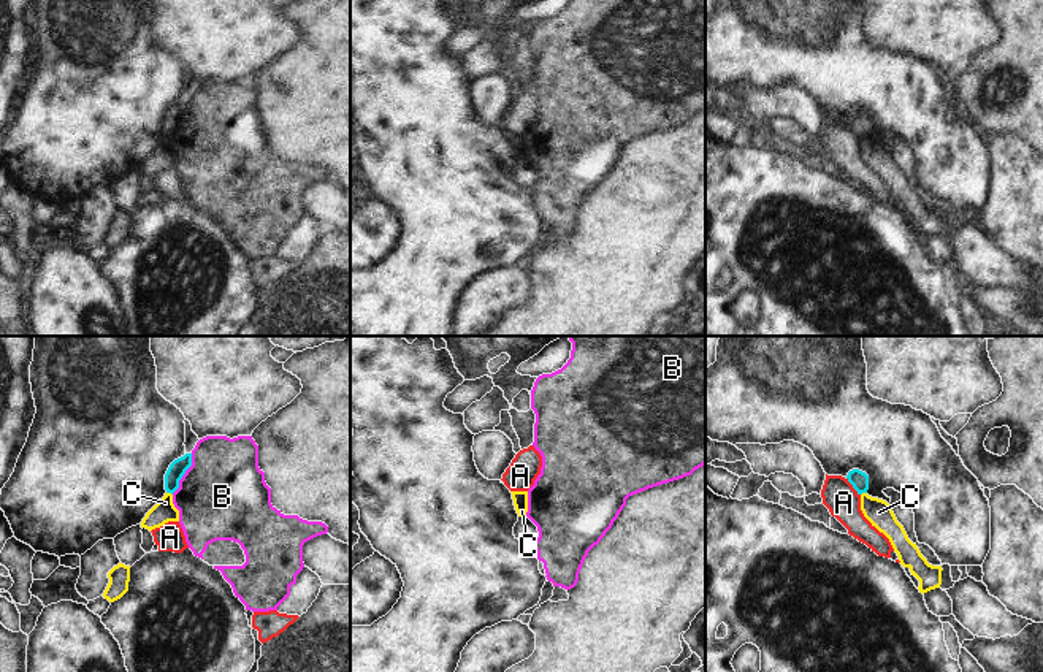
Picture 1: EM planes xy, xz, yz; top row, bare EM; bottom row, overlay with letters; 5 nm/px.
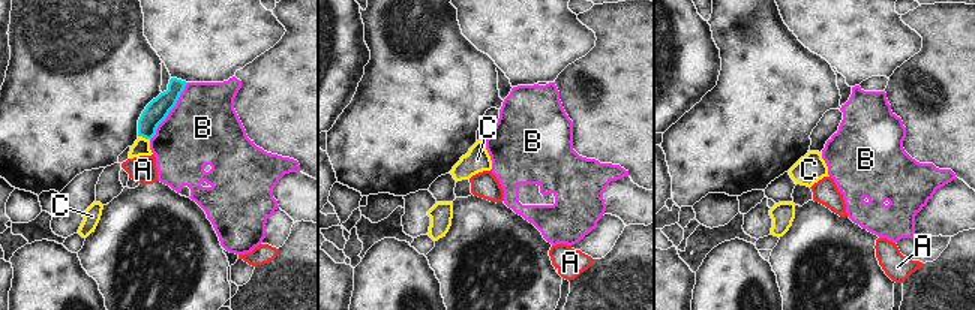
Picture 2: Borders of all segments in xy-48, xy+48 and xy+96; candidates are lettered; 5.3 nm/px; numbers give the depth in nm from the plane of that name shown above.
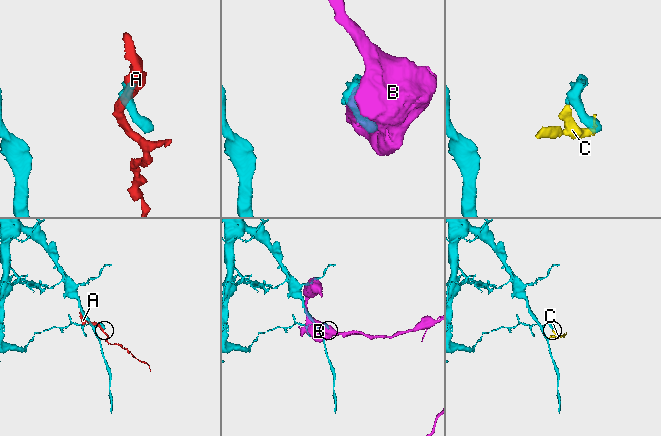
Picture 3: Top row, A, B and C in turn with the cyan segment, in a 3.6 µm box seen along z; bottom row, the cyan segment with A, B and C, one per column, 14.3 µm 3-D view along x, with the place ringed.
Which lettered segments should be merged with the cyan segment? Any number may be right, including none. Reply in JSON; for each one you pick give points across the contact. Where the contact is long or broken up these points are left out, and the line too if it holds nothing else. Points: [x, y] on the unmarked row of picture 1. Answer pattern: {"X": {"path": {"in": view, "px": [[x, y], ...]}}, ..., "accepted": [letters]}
{"accepted": []}

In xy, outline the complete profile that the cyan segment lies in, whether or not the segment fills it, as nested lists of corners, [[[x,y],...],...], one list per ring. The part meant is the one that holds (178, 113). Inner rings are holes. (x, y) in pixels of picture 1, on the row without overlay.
[[[185,98],[184,101],[174,105],[166,119],[165,119],[165,135],[166,138],[174,138],[179,133],[179,125],[185,119],[185,116],[192,111],[192,98]]]

